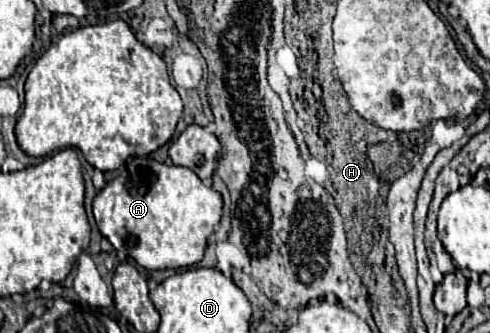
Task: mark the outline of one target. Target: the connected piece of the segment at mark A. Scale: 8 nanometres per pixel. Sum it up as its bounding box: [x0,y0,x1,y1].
[93,157,223,271]

